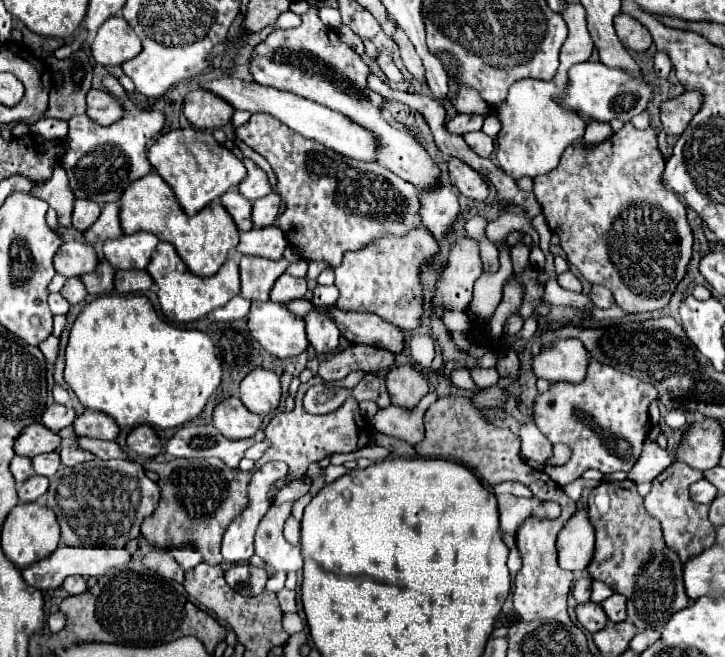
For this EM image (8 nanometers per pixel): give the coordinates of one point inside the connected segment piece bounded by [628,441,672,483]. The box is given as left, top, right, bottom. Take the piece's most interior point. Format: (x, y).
(653, 461)

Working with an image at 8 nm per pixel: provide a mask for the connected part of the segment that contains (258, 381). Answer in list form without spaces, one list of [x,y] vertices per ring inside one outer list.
[[[254,369],[240,383],[240,401],[258,415],[270,415],[278,409],[282,397],[280,377],[268,369]]]

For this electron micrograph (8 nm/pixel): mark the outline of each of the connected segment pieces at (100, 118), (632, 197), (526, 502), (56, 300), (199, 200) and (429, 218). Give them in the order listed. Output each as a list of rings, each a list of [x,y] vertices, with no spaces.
[[[92,87],[88,91],[86,103],[88,103],[86,115],[94,119],[98,125],[110,125],[122,117],[122,105],[108,91],[100,91]]]
[[[630,123],[604,143],[586,149],[582,141],[566,149],[558,167],[546,175],[534,177],[534,195],[552,231],[558,233],[560,245],[570,265],[574,265],[592,285],[604,285],[614,293],[618,307],[628,313],[664,309],[686,273],[692,257],[692,229],[686,219],[686,207],[678,197],[660,183],[664,157],[658,149],[654,129],[636,129]]]
[[[498,495],[498,513],[500,527],[508,533],[516,533],[528,517],[548,517],[554,519],[560,515],[560,507],[556,503],[542,503],[538,499],[518,499],[512,495]]]
[[[52,293],[50,297],[48,297],[48,303],[50,303],[50,309],[52,309],[52,313],[54,315],[66,315],[68,313],[68,309],[70,309],[70,303],[60,295],[60,293]]]
[[[176,129],[160,135],[148,149],[148,161],[174,189],[176,199],[186,215],[196,215],[222,193],[238,187],[246,177],[246,167],[242,165],[242,161],[232,151],[222,147],[212,137],[212,133],[200,129]]]
[[[442,181],[442,185],[430,193],[426,193],[426,189],[418,189],[418,199],[422,201],[422,223],[438,239],[448,231],[458,215],[458,197],[452,191],[450,181]]]

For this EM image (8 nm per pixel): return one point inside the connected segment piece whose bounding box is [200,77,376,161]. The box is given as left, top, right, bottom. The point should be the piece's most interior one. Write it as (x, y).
(337, 132)

